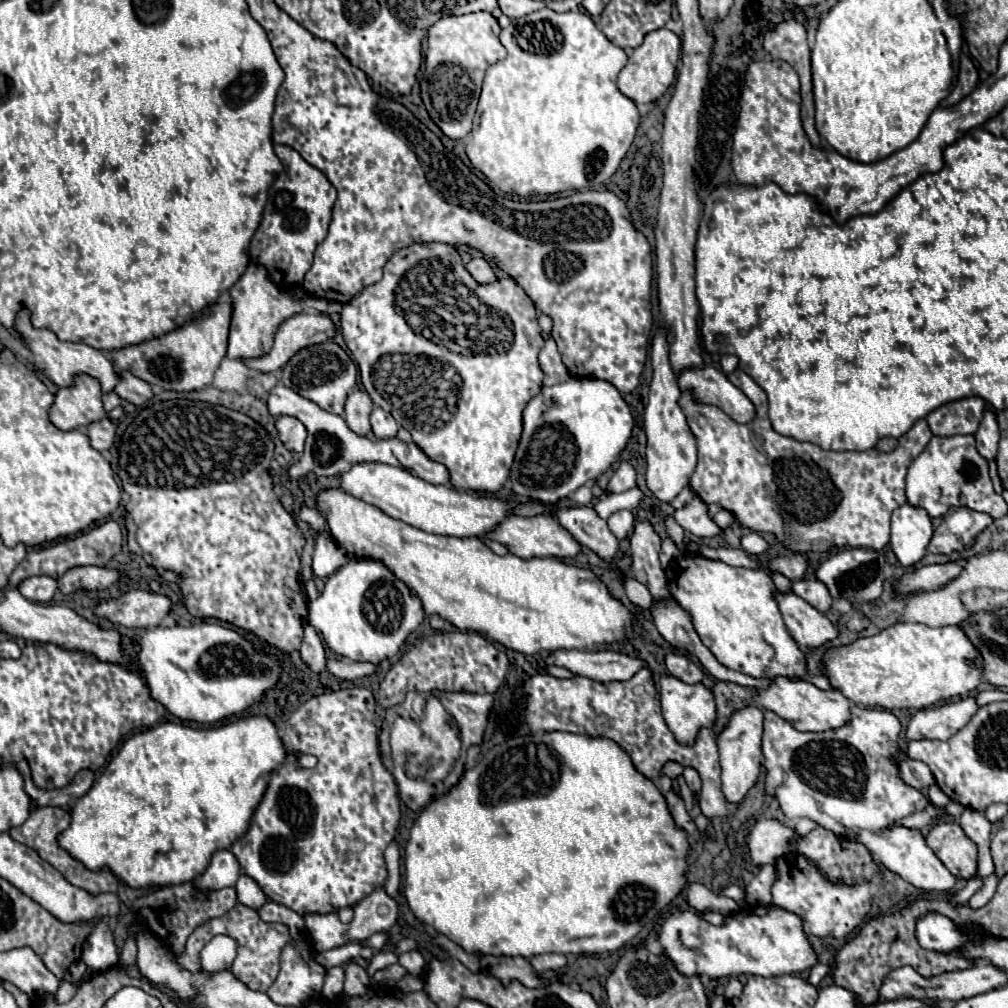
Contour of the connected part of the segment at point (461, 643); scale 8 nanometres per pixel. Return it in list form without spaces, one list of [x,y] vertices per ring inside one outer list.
[[[473,631],[435,633],[425,637],[419,645],[411,647],[383,677],[379,687],[379,703],[387,709],[403,703],[407,691],[469,691],[469,693],[495,693],[509,669],[509,659],[503,651],[495,649],[485,637]]]

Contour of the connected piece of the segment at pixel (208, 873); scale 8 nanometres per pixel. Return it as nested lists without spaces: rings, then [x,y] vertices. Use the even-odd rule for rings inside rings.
[[[227,849],[217,851],[211,859],[211,865],[205,869],[203,875],[199,875],[193,883],[201,891],[215,891],[215,889],[225,889],[233,887],[235,881],[239,879],[239,863],[235,855]]]

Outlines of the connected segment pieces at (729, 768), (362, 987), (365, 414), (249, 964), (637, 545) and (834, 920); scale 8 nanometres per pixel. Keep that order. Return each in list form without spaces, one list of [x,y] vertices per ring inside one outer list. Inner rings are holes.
[[[747,705],[731,713],[725,729],[717,735],[717,747],[719,747],[719,757],[721,757],[721,769],[723,769],[723,793],[727,801],[731,803],[741,803],[749,789],[757,783],[757,777],[761,773],[761,735],[763,735],[763,711]]]
[[[347,963],[345,969],[347,971],[345,971],[345,989],[343,989],[343,993],[347,997],[361,997],[369,987],[367,971],[363,967],[355,965],[355,963]]]
[[[361,389],[353,391],[347,397],[347,403],[345,403],[345,423],[347,423],[347,427],[357,435],[371,433],[371,425],[369,425],[371,409],[373,409],[373,401],[367,397],[367,393],[361,391]]]
[[[235,905],[231,911],[227,911],[223,917],[215,917],[215,919],[207,919],[203,921],[185,941],[185,951],[181,955],[175,955],[177,965],[185,967],[191,973],[201,971],[201,963],[199,963],[199,953],[203,949],[205,943],[209,943],[215,935],[227,935],[237,943],[237,957],[231,966],[230,971],[241,981],[245,983],[249,989],[253,991],[261,991],[265,993],[271,983],[275,981],[277,973],[279,973],[279,955],[281,949],[291,943],[291,935],[287,925],[283,923],[265,923],[257,911],[247,909],[245,905]]]
[[[637,521],[633,535],[629,537],[629,551],[631,551],[631,571],[625,573],[625,577],[637,579],[655,599],[671,597],[667,589],[667,577],[663,573],[661,561],[659,561],[659,545],[661,539],[655,531],[655,527],[649,521]]]
[[[787,853],[777,859],[777,881],[773,885],[773,905],[783,907],[791,913],[799,913],[805,921],[805,933],[815,937],[847,937],[871,909],[871,895],[869,883],[857,887],[835,885],[827,881],[815,865],[811,865],[799,853]]]

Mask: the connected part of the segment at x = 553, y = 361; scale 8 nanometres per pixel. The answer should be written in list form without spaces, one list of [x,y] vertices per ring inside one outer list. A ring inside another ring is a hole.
[[[551,337],[545,341],[545,347],[539,353],[539,365],[545,373],[543,385],[557,385],[557,383],[563,383],[569,379],[569,371],[563,365],[559,351],[557,351],[557,345]]]

